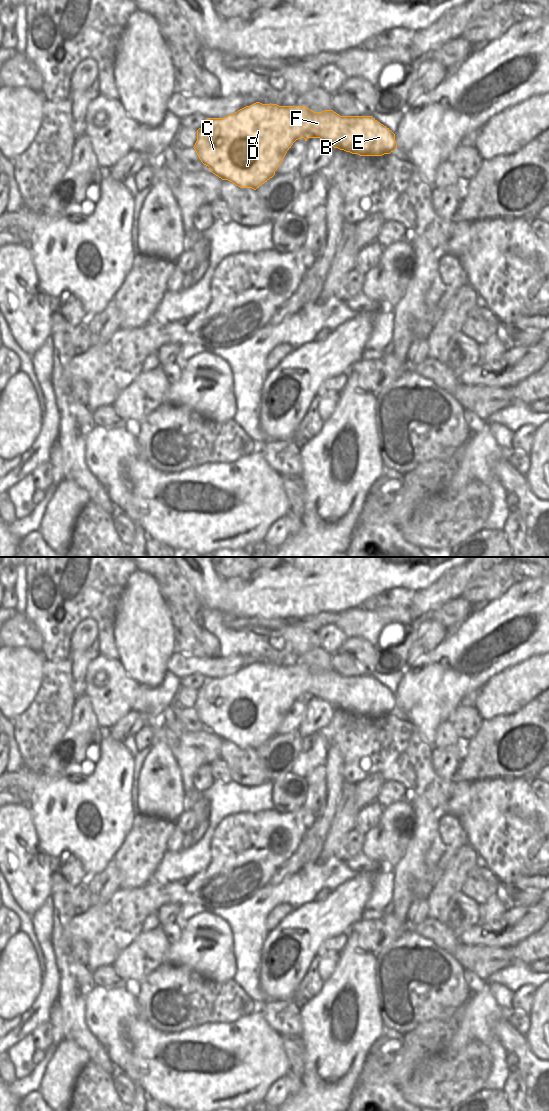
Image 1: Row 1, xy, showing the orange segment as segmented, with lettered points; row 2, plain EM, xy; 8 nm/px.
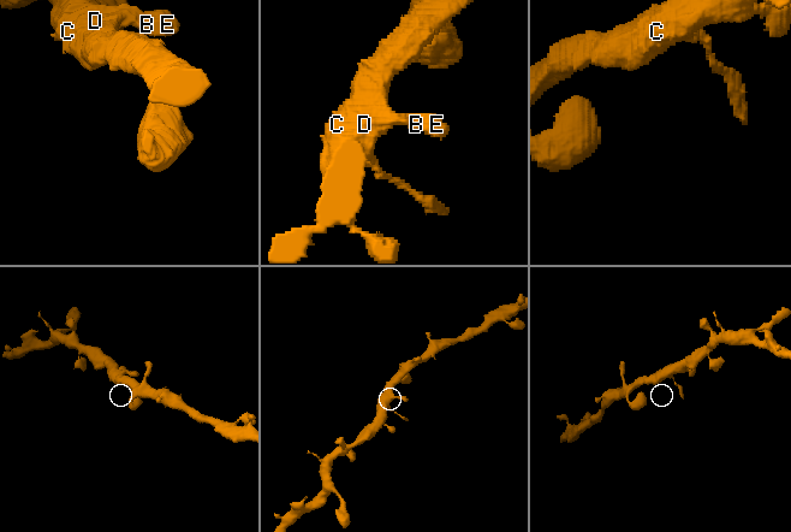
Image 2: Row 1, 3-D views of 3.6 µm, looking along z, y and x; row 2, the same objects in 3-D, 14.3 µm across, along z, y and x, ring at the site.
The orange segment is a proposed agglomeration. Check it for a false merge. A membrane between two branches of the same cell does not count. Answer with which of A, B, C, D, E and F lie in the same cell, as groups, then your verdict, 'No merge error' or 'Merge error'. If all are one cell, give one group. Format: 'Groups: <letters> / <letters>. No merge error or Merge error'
Groups: A B C D E F. No merge error

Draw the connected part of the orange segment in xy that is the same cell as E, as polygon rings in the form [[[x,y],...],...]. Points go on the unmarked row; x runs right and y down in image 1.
[[[260,662],[246,666],[224,678],[207,678],[197,690],[197,701],[193,708],[201,722],[208,726],[213,734],[240,748],[256,750],[275,735],[287,711],[300,698],[304,698],[305,701],[308,698],[320,698],[334,708],[360,716],[382,716],[397,708],[395,694],[372,676],[340,676],[333,670],[314,672],[306,666],[279,666]]]

